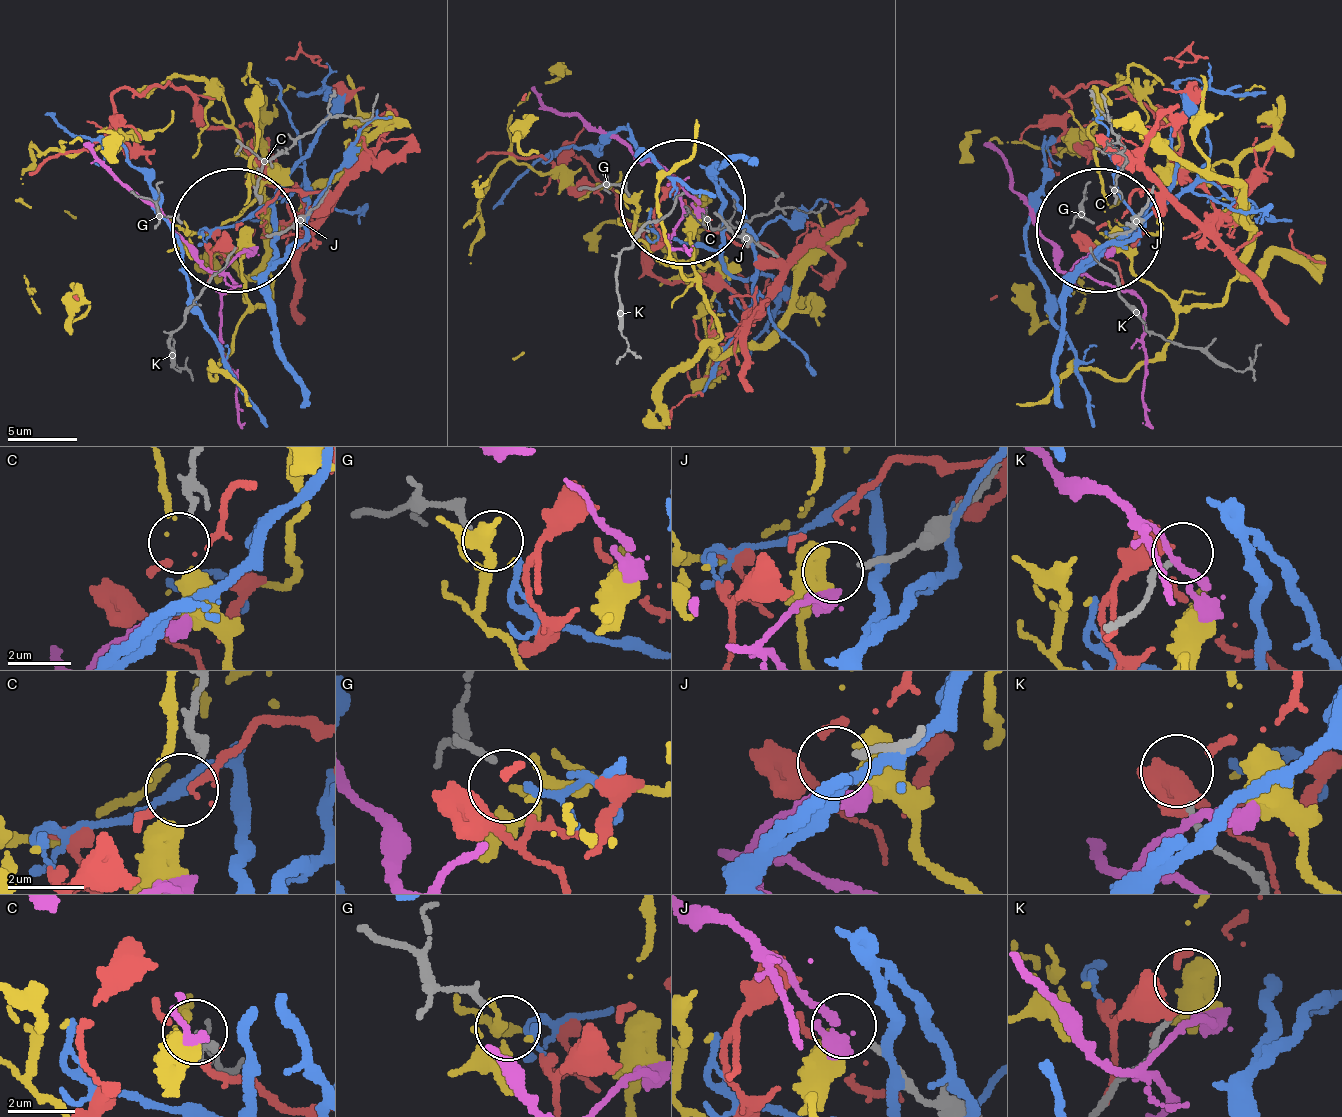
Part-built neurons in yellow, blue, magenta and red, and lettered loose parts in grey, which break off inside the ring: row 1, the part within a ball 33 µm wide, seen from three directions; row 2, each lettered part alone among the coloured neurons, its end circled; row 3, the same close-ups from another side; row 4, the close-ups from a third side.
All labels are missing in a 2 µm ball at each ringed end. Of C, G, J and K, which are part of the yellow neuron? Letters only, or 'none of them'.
none of them

